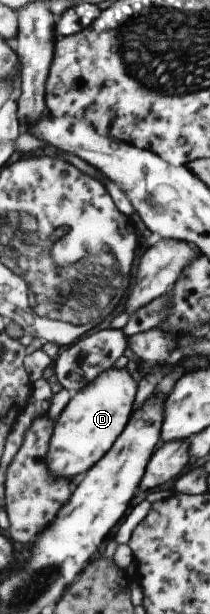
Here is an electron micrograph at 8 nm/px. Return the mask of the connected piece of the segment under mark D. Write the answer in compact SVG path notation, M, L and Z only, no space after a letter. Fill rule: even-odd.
M110 367L92 383L73 394L55 421L54 433L46 453L46 467L54 477L72 480L88 471L114 445L133 413L139 378L132 367Z

